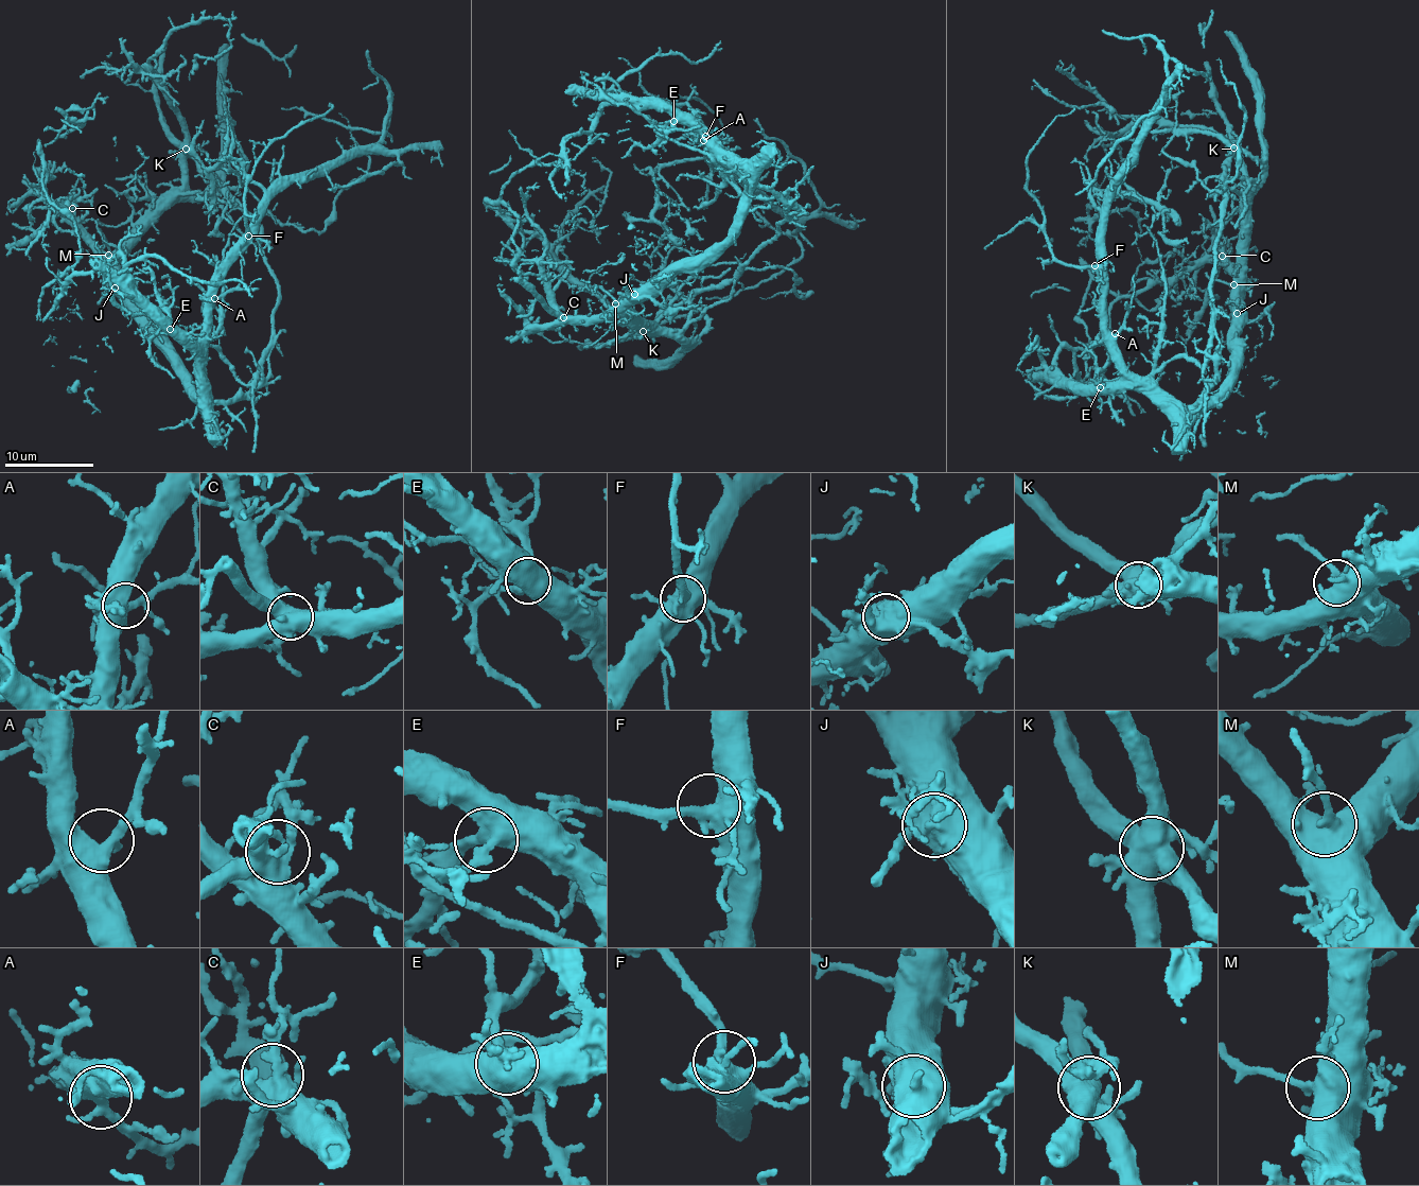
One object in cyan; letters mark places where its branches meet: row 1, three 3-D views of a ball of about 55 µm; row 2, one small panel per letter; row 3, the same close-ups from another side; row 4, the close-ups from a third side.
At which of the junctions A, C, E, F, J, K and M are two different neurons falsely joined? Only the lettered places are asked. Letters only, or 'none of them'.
J, K

